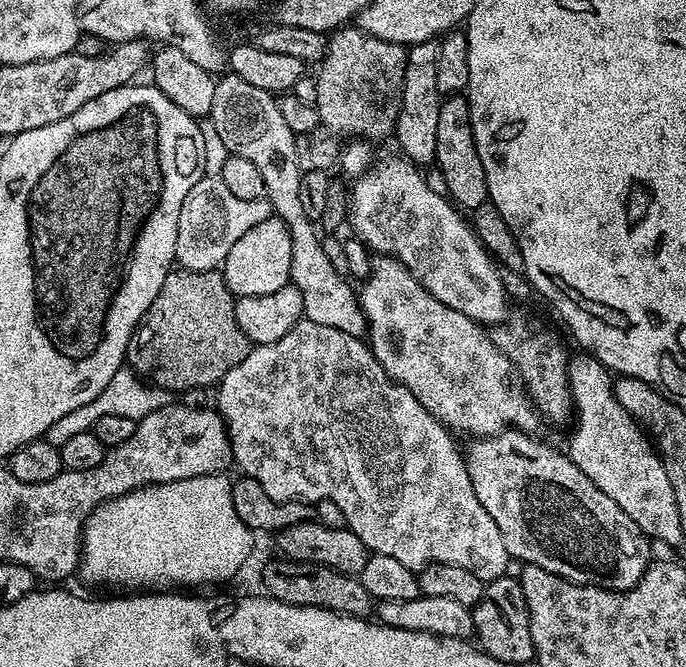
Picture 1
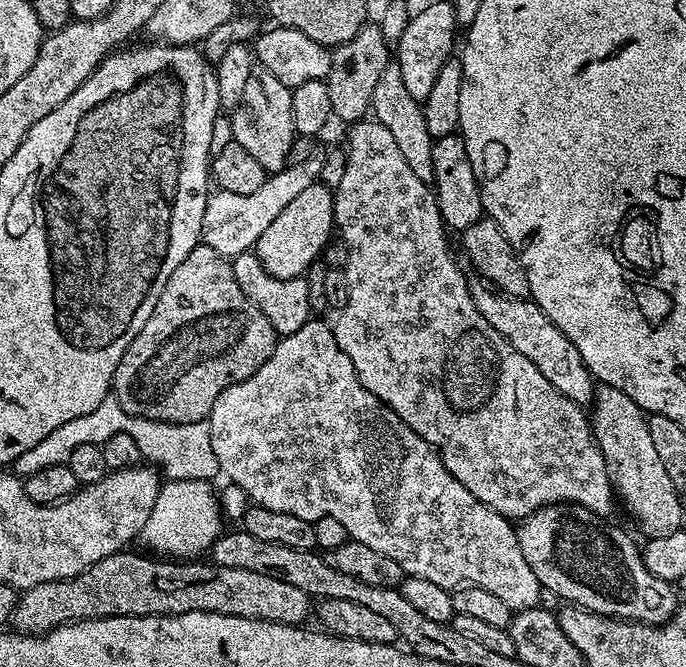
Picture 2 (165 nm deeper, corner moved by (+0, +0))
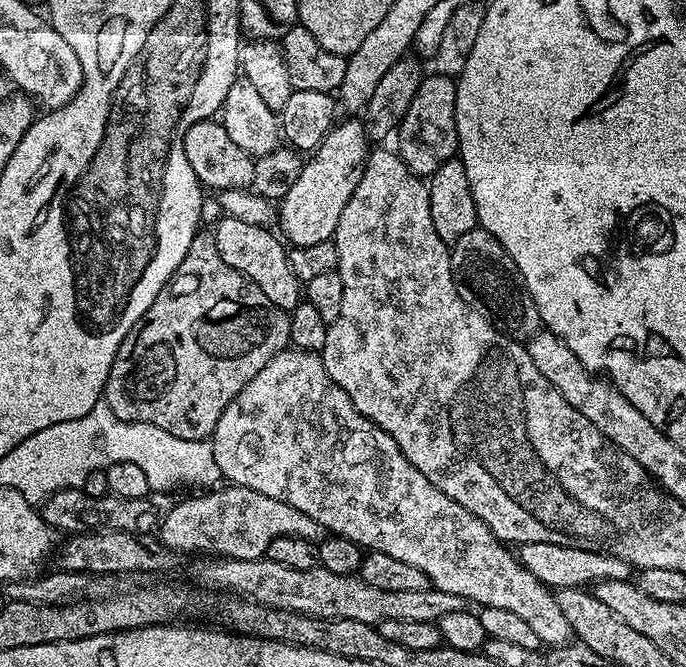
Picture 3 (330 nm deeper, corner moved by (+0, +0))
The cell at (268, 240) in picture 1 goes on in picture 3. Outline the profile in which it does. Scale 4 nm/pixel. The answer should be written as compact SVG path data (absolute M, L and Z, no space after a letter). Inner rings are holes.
M344 118L333 124L320 147L303 161L294 186L279 201L279 231L289 245L314 246L314 242L326 242L335 237L338 218L342 218L346 202L350 202L354 190L358 190L369 151L370 141L359 119Z

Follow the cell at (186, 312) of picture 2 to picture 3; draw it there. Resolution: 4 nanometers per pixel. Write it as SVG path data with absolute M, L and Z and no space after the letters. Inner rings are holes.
M197 231L186 258L182 258L178 270L168 279L168 285L158 298L154 298L150 310L142 314L130 334L126 334L122 346L118 346L102 397L103 403L125 422L162 426L162 430L187 440L211 437L218 426L218 418L222 418L226 406L230 406L242 386L246 386L246 382L250 382L274 354L289 347L292 321L291 315L274 306L254 282L222 262L215 235L204 231Z

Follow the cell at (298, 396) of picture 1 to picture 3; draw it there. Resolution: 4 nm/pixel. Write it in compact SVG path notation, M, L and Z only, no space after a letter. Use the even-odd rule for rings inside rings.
M289 346L283 352L274 354L274 358L270 358L270 362L266 362L266 366L262 366L262 370L258 370L258 374L254 374L254 378L250 378L250 382L246 382L246 386L242 386L242 390L233 398L230 406L226 406L222 418L218 418L218 426L212 431L210 439L214 450L214 462L218 462L220 475L229 485L249 487L250 490L266 494L269 498L286 502L287 505L294 506L295 509L302 510L304 514L314 518L315 522L320 523L333 536L350 538L350 542L354 542L359 548L368 552L390 554L390 558L398 558L401 562L415 566L416 569L422 570L422 574L426 574L431 587L446 590L446 594L458 594L465 602L472 603L473 600L476 606L485 608L498 606L502 610L512 611L515 616L523 618L534 629L534 634L538 634L541 645L567 644L573 639L570 622L566 622L566 617L562 615L553 589L524 569L517 559L517 553L495 536L486 526L486 522L482 522L482 518L470 514L470 510L466 510L466 506L458 506L458 502L454 502L454 498L446 498L446 494L442 494L442 490L438 490L438 486L434 486L430 482L430 478L418 474L418 470L414 470L414 466L410 466L406 454L402 454L402 450L398 450L398 442L394 442L394 438L390 438L390 434L386 434L386 430L382 430L374 422L370 422L370 418L361 414L354 406L354 402L350 402L350 394L346 394L346 390L342 390L342 386L338 386L338 382L334 382L334 378L330 378L330 374L326 374L326 366L320 361L317 353L303 352L301 348Z

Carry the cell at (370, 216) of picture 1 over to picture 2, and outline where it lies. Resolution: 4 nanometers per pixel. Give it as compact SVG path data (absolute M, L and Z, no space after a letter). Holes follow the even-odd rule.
M484 282L473 283L470 289L482 318L486 318L486 322L490 322L490 326L494 326L494 330L498 330L498 334L506 338L514 350L518 350L518 354L530 358L530 362L542 370L543 376L550 381L550 386L554 386L554 390L566 394L566 398L581 406L593 403L592 373L582 362L574 342L570 342L570 338L566 338L566 334L562 334L554 322L550 322L548 315L536 305L535 300L506 296Z

